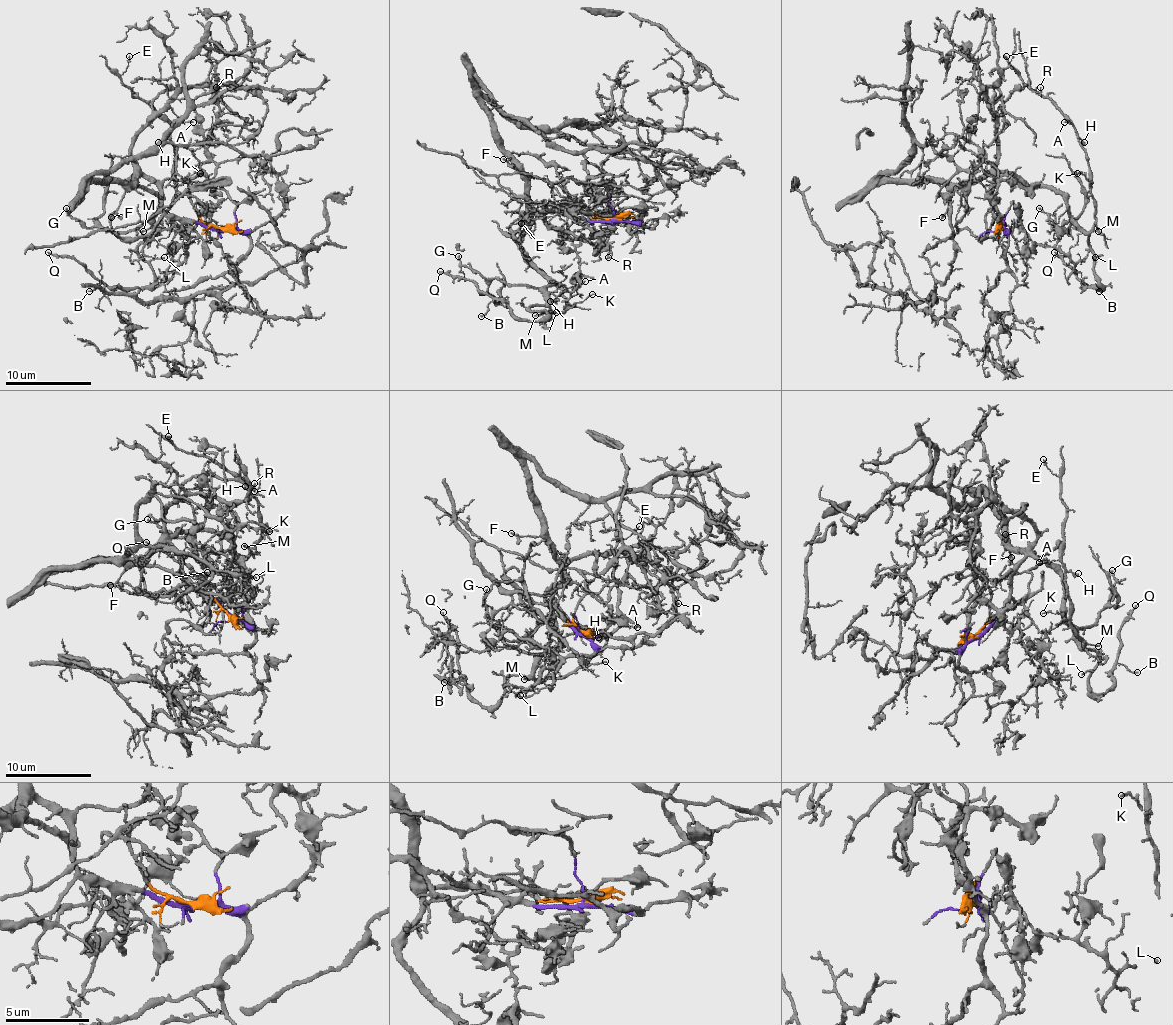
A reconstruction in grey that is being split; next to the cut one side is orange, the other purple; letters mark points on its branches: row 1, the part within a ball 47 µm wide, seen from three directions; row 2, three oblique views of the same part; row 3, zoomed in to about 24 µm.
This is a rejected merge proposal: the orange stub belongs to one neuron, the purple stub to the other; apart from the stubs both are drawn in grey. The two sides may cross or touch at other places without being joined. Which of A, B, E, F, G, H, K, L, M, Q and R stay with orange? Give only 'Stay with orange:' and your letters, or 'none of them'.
Stay with orange: none of them

